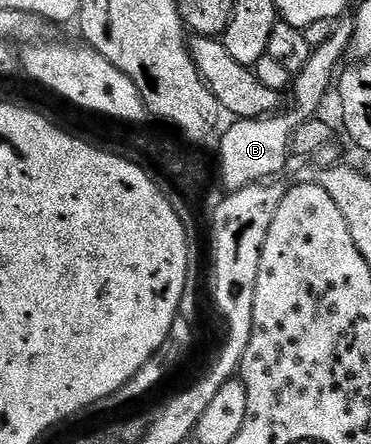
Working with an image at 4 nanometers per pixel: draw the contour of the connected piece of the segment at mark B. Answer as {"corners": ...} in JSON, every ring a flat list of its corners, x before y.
{"corners":[[343,17,338,20,333,29,333,37,329,37,329,41,325,41,325,45,314,48,309,57,309,65,305,65,305,69,301,69,299,74,293,79,293,92,295,91,295,111,291,111,288,115,284,113,276,113,273,115,264,115,261,119,240,119,232,122,232,127,223,135,223,140,219,143,219,175,223,178,223,183,227,186,228,192,236,191,242,187,248,187,254,183,262,183,264,181,274,180,274,175,279,175,287,167,287,155,292,154,291,138,293,133,299,127,300,122,320,114,319,106,327,99,327,94,332,94,333,84,337,79,337,72,340,70,339,62,343,58,348,58,351,50,351,38,355,32,354,22,350,18]]}

